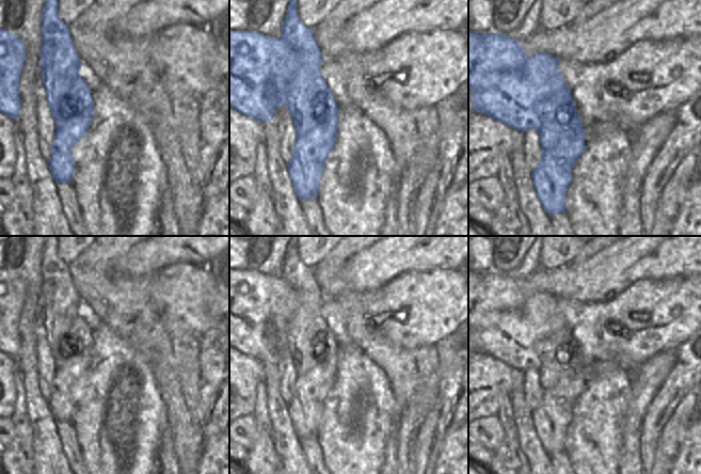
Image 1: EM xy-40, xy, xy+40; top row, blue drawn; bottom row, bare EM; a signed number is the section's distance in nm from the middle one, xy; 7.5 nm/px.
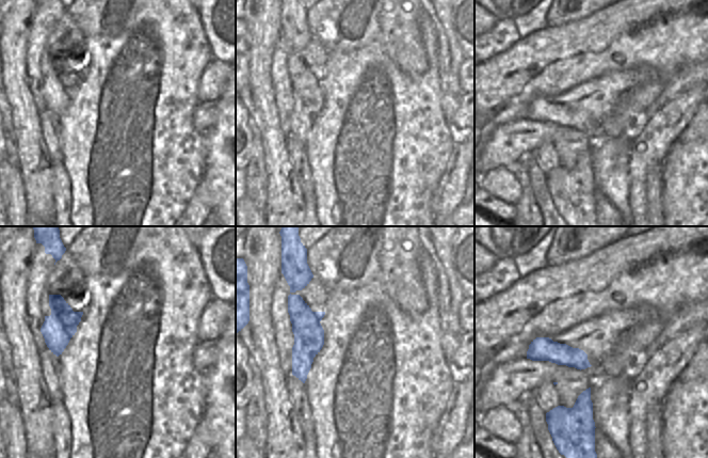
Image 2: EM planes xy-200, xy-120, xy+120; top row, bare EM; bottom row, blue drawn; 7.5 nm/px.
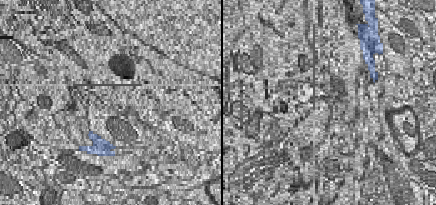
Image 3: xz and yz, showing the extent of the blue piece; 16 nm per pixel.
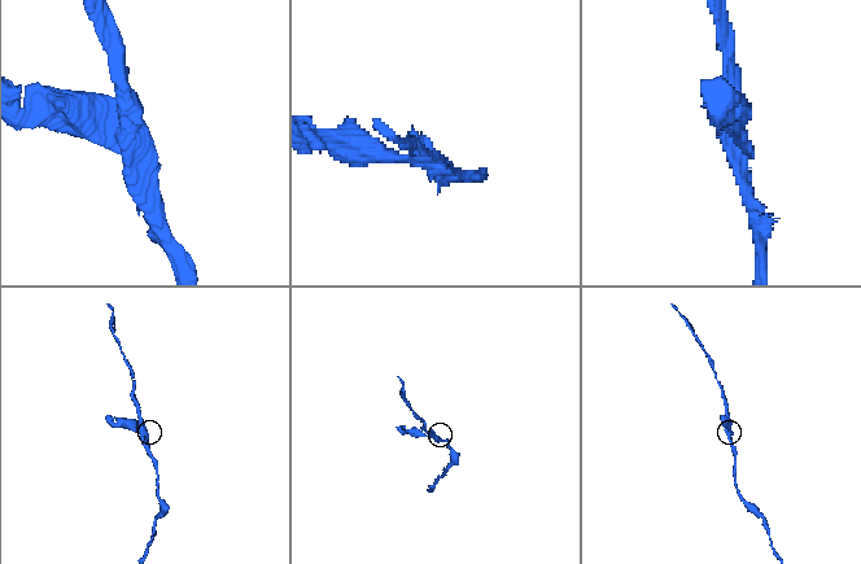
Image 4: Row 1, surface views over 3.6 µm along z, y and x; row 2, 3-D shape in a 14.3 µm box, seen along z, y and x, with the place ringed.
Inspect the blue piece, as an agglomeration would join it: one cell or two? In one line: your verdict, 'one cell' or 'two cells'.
two cells

